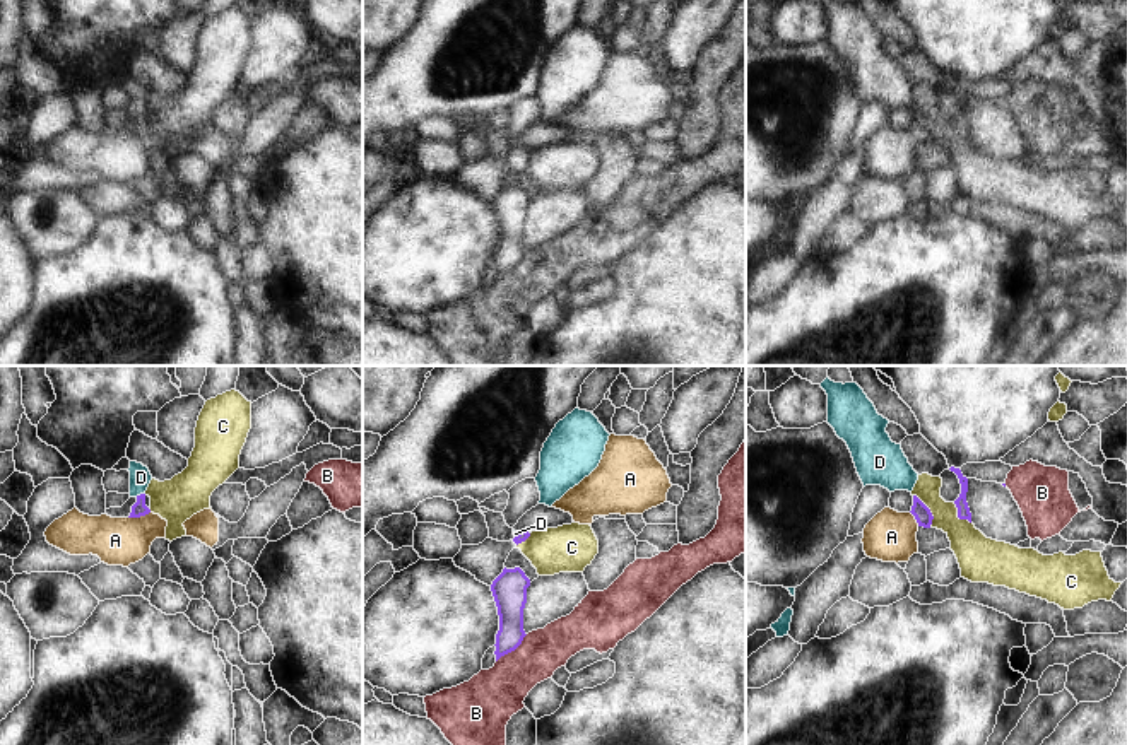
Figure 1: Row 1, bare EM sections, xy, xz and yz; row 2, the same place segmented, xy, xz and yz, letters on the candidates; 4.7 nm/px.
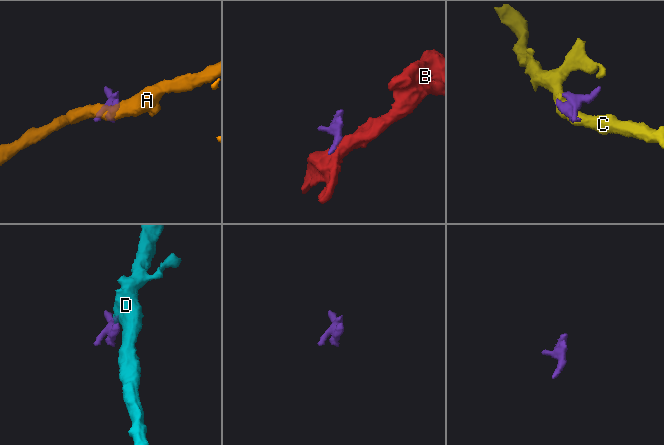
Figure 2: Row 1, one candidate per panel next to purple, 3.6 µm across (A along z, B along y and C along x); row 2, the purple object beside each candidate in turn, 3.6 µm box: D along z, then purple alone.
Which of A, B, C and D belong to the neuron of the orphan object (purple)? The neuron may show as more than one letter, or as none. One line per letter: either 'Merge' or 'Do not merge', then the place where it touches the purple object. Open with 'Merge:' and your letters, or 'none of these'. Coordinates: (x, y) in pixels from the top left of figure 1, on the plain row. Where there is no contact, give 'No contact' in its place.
Merge: D
A: Do not merge. Touches purple at xy (139, 134)
B: Do not merge. Touches purple at xz (512, 267)
C: Do not merge. Touches purple at yz (929, 127)
D: Merge. Touches purple at xy (141, 111)

